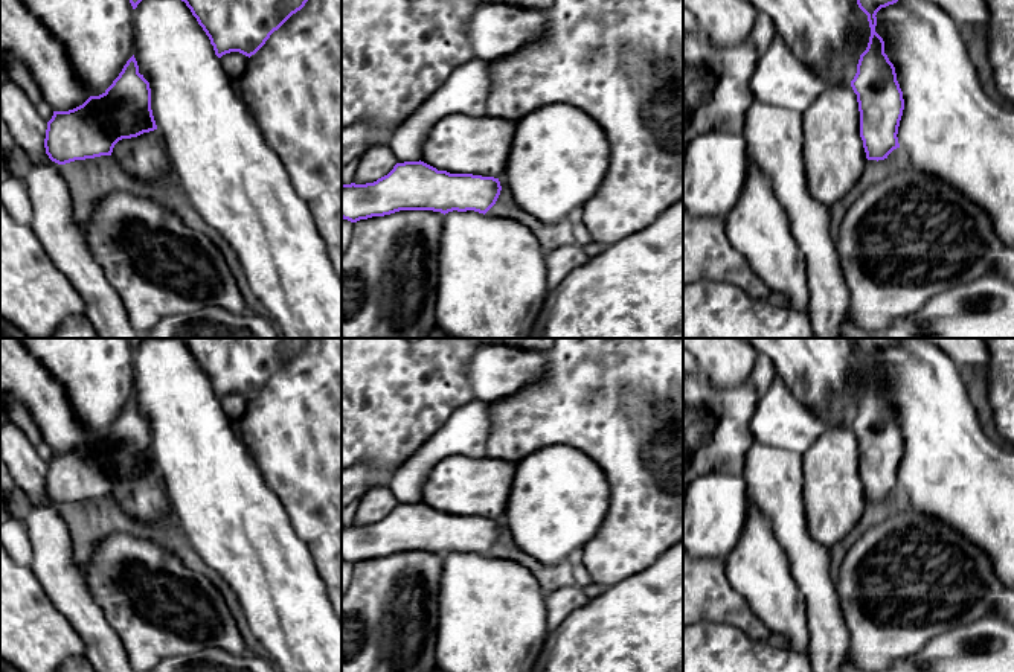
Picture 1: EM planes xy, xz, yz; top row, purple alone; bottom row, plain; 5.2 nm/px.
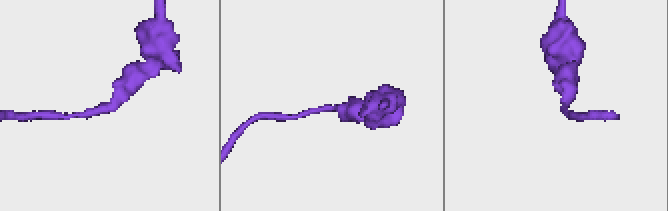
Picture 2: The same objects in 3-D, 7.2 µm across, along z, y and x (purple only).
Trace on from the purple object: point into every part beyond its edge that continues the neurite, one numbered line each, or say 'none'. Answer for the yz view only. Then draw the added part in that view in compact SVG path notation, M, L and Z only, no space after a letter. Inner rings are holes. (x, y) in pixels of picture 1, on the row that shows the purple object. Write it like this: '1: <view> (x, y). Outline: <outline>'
none

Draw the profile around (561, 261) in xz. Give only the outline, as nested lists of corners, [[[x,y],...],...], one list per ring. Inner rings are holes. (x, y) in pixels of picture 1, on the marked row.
[[[578,244],[558,247],[544,254],[547,276],[546,282],[549,290],[558,286],[572,270],[579,268],[592,256],[589,248]]]

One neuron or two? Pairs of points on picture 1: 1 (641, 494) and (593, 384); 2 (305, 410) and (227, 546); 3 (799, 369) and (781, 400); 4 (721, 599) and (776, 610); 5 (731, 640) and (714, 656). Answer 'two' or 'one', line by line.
1: one
2: two
3: two
4: two
5: one

